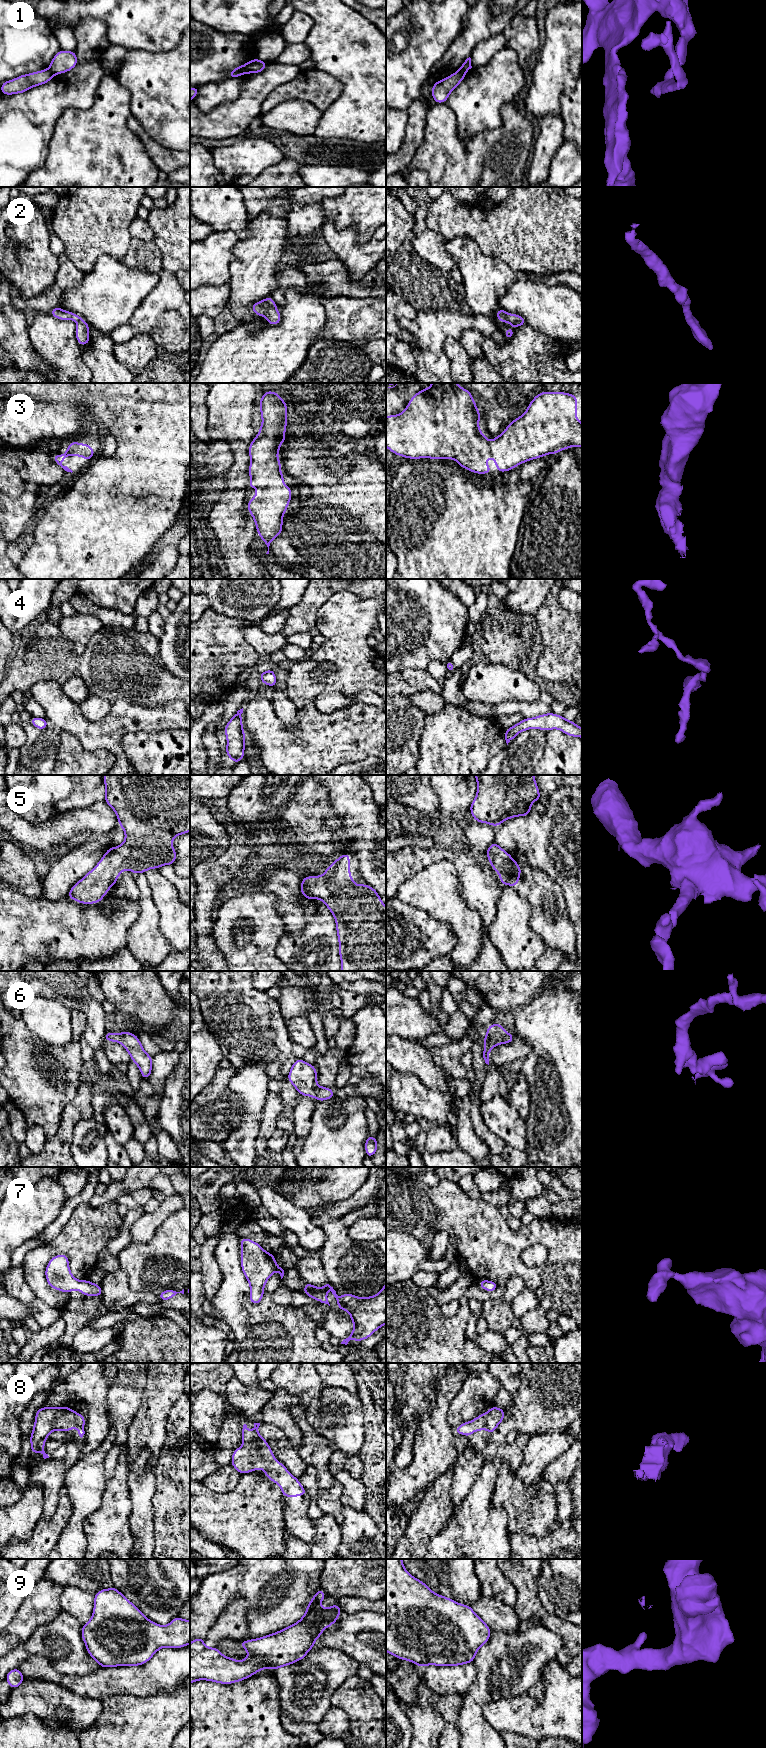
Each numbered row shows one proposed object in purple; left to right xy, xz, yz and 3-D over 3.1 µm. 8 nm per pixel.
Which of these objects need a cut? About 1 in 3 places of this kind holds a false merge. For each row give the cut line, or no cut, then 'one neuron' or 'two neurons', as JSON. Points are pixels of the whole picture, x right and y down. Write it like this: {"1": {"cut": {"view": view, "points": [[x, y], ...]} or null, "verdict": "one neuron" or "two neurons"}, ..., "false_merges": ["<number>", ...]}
{"1": {"cut": {"view": "xz", "points": [[248, 62], [244, 72]]}, "verdict": "two neurons"}, "2": {"cut": null, "verdict": "one neuron"}, "3": {"cut": null, "verdict": "one neuron"}, "4": {"cut": null, "verdict": "one neuron"}, "5": {"cut": null, "verdict": "one neuron"}, "6": {"cut": null, "verdict": "one neuron"}, "7": {"cut": null, "verdict": "one neuron"}, "8": {"cut": null, "verdict": "one neuron"}, "9": {"cut": {"view": "xz", "points": [[332, 1621], [324, 1623], [324, 1627], [319, 1635]]}, "verdict": "two neurons"}, "false_merges": ["1", "9"]}

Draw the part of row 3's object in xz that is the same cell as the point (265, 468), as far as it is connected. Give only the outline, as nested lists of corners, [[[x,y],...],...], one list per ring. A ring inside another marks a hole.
[[[265,391],[259,401],[261,411],[262,425],[259,433],[253,438],[248,454],[251,458],[248,474],[251,477],[249,488],[258,488],[254,497],[248,501],[247,510],[251,513],[255,521],[258,536],[265,542],[268,547],[266,554],[269,554],[269,546],[271,542],[282,534],[282,519],[287,510],[290,500],[292,499],[291,488],[287,484],[280,487],[281,483],[285,483],[285,479],[281,472],[281,461],[277,455],[280,451],[281,444],[287,439],[285,436],[287,420],[287,403],[275,391]]]

